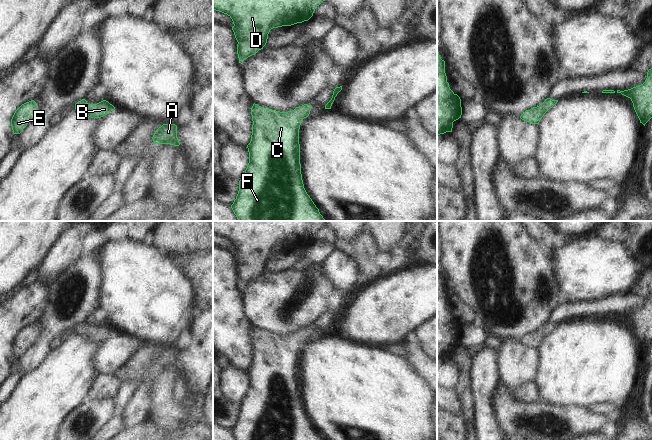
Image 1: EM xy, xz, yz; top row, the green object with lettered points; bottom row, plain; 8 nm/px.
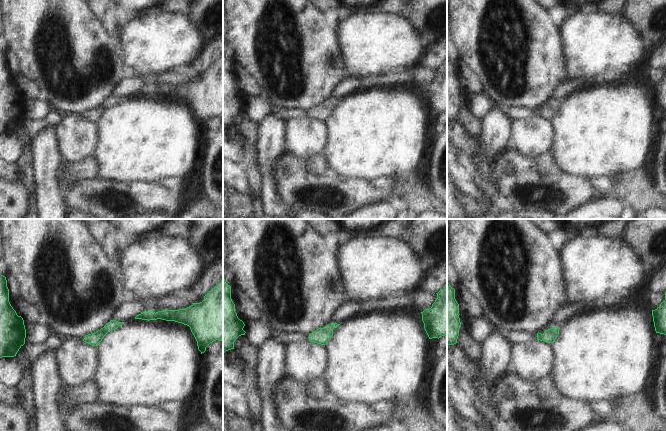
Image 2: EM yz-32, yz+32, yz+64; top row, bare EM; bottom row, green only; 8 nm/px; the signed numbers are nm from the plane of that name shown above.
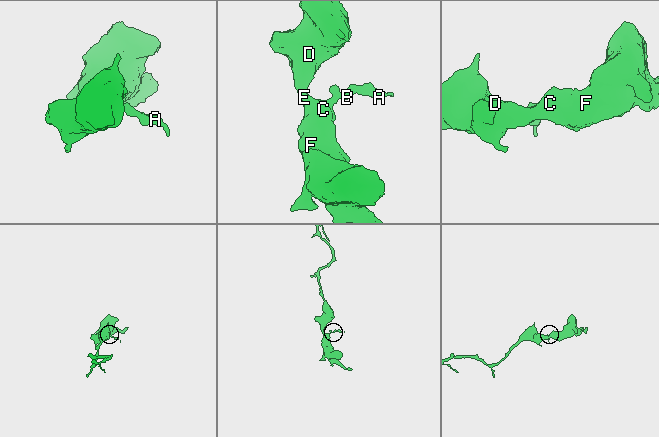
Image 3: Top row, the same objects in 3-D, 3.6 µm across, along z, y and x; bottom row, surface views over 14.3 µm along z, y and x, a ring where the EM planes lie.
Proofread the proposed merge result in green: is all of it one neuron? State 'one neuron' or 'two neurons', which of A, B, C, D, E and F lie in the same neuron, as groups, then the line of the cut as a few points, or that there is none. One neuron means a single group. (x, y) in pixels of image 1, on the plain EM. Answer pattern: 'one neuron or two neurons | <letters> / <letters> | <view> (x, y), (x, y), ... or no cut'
one neuron | A B C D E F | no cut

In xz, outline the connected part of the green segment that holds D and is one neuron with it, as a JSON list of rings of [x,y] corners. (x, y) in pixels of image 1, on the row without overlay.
[[[213,221],[213,234],[227,238],[232,243],[241,287],[263,273],[271,253],[308,245],[323,225],[325,221]]]

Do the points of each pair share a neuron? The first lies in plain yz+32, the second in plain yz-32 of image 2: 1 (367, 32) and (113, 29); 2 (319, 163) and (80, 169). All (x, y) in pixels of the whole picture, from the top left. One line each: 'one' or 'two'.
1: two
2: one

